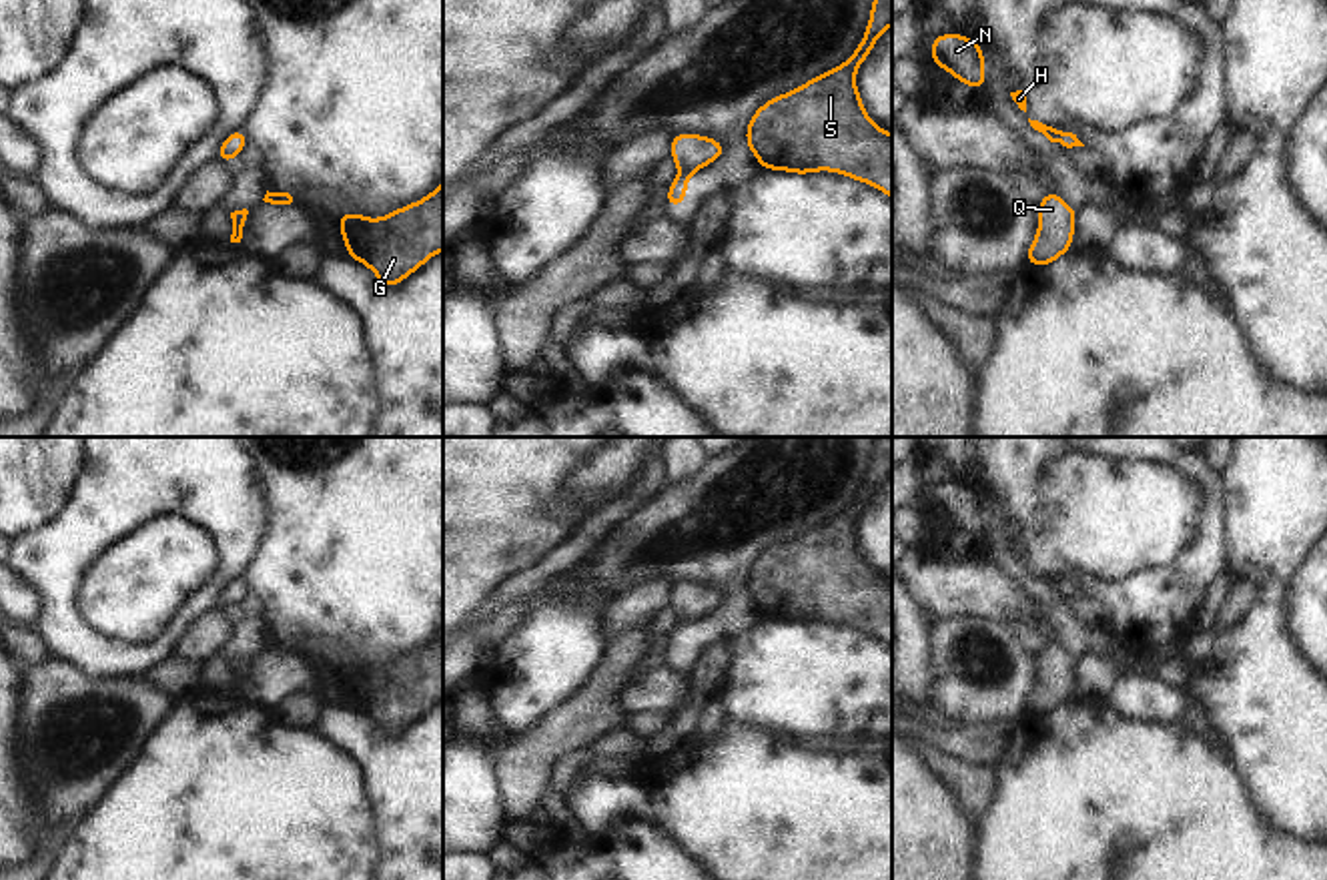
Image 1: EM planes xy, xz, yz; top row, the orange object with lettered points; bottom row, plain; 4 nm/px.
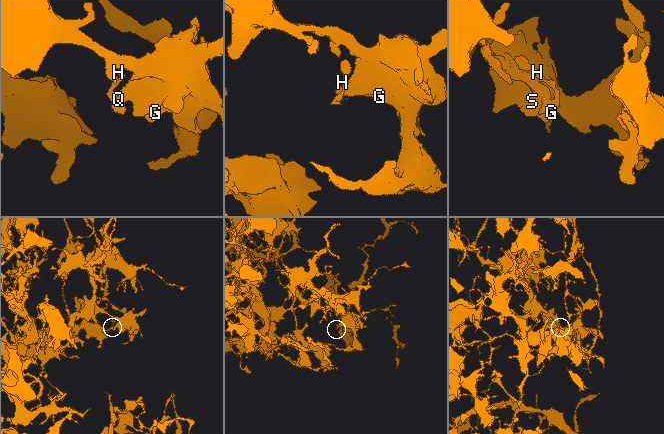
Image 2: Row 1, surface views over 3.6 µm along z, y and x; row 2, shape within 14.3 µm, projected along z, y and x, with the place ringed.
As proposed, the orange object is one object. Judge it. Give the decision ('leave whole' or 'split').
split

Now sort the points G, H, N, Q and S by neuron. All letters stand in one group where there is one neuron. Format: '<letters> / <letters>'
G Q S / H N

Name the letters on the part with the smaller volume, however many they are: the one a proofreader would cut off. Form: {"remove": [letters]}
{"remove": ["H", "N"]}

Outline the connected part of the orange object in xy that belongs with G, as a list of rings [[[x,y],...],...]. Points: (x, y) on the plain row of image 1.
[[[443,627],[425,647],[377,670],[345,662],[337,674],[349,708],[369,716],[383,736],[395,736],[443,700]]]

